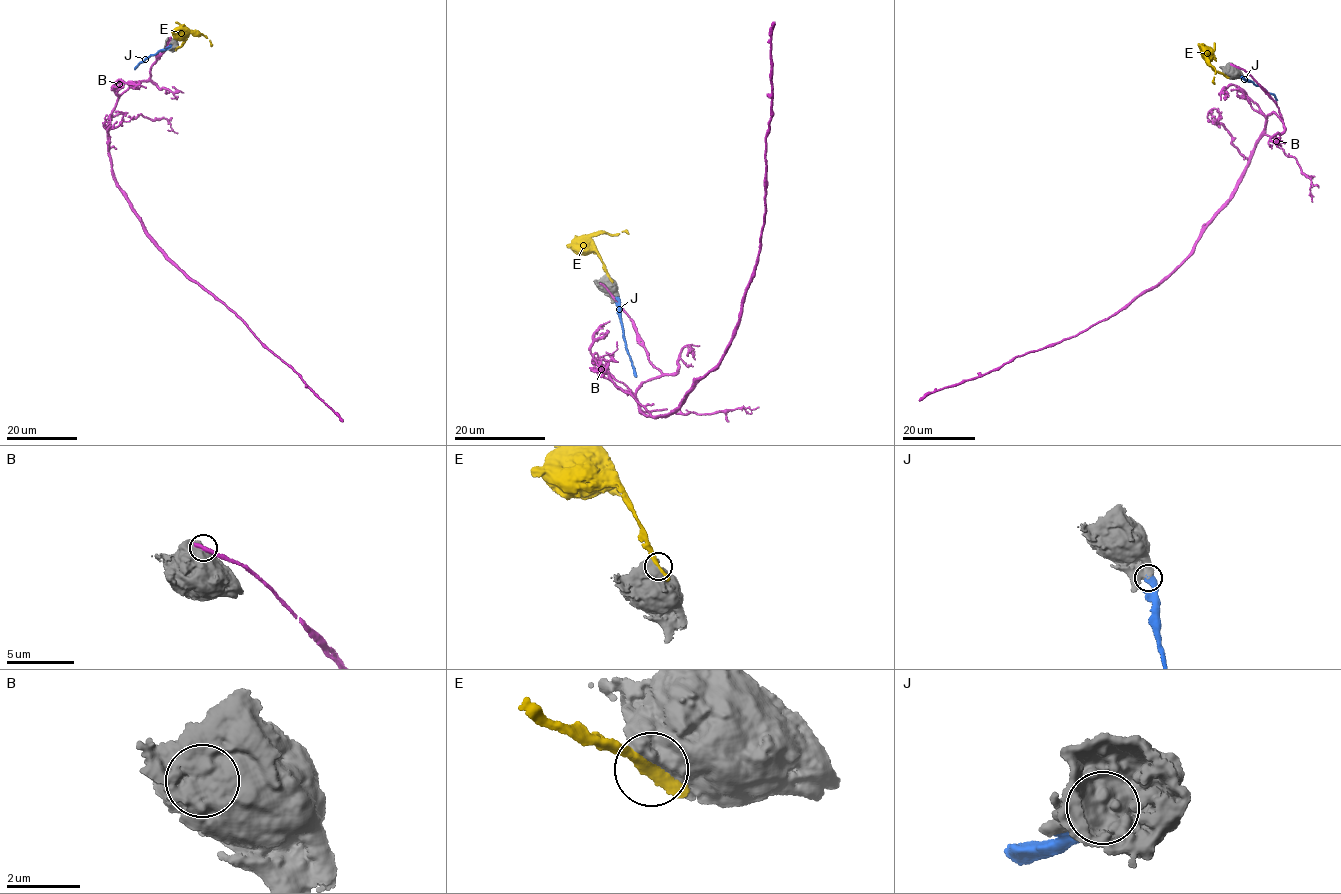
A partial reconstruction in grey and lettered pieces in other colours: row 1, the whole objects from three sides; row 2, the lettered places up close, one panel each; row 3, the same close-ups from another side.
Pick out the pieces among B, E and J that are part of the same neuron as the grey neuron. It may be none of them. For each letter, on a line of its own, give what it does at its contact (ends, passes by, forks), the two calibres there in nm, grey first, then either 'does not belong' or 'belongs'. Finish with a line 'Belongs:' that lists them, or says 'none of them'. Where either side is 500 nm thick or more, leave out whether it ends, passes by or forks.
B: 850 nm thick on the grey side, 360 nm on the other; does not belong
E: 1050 nm thick on the grey side, 260 nm on the other; does not belong
J: 850 nm thick on the grey side, 600 nm on the other; belongs
Belongs: J

